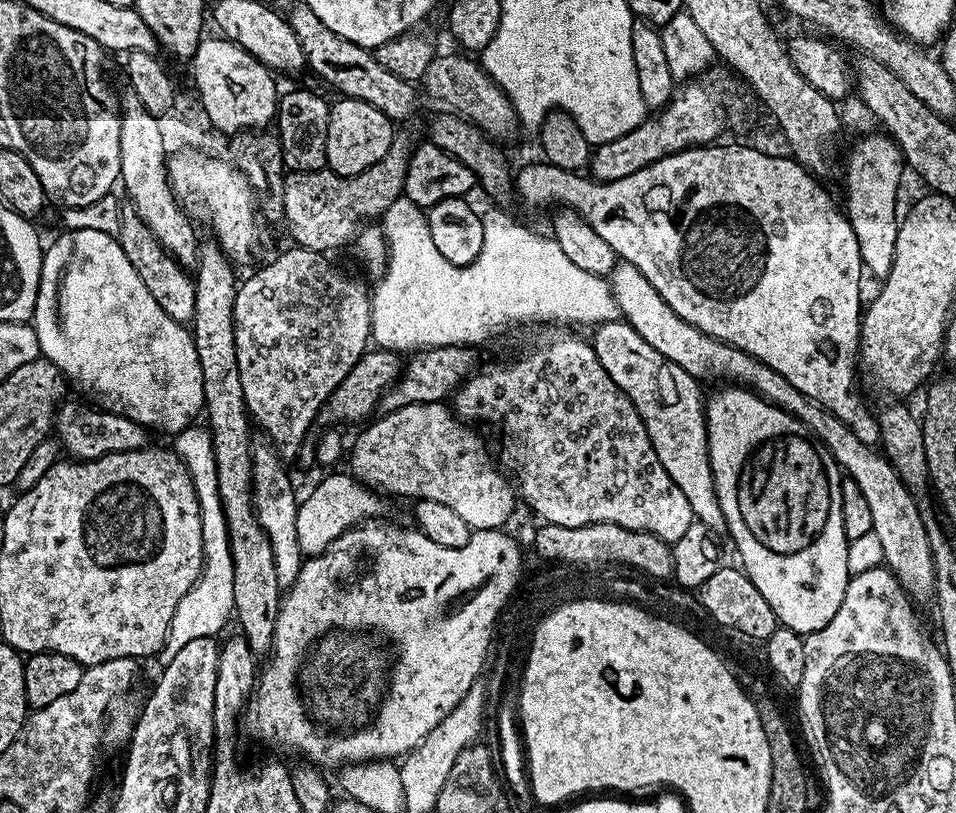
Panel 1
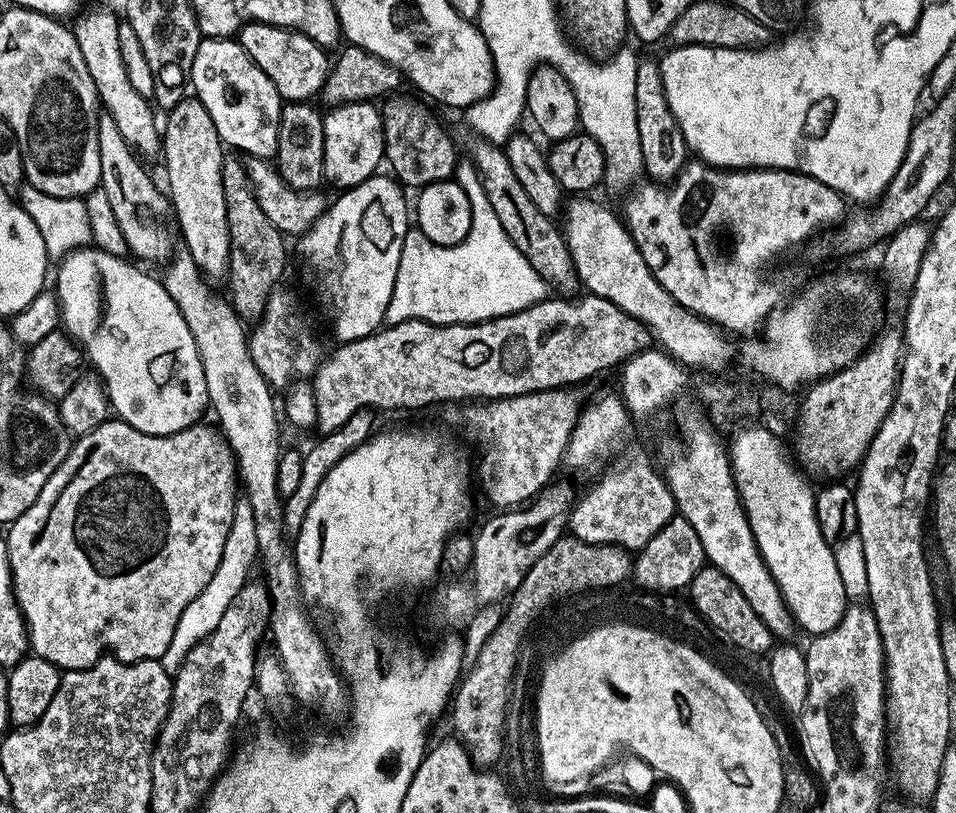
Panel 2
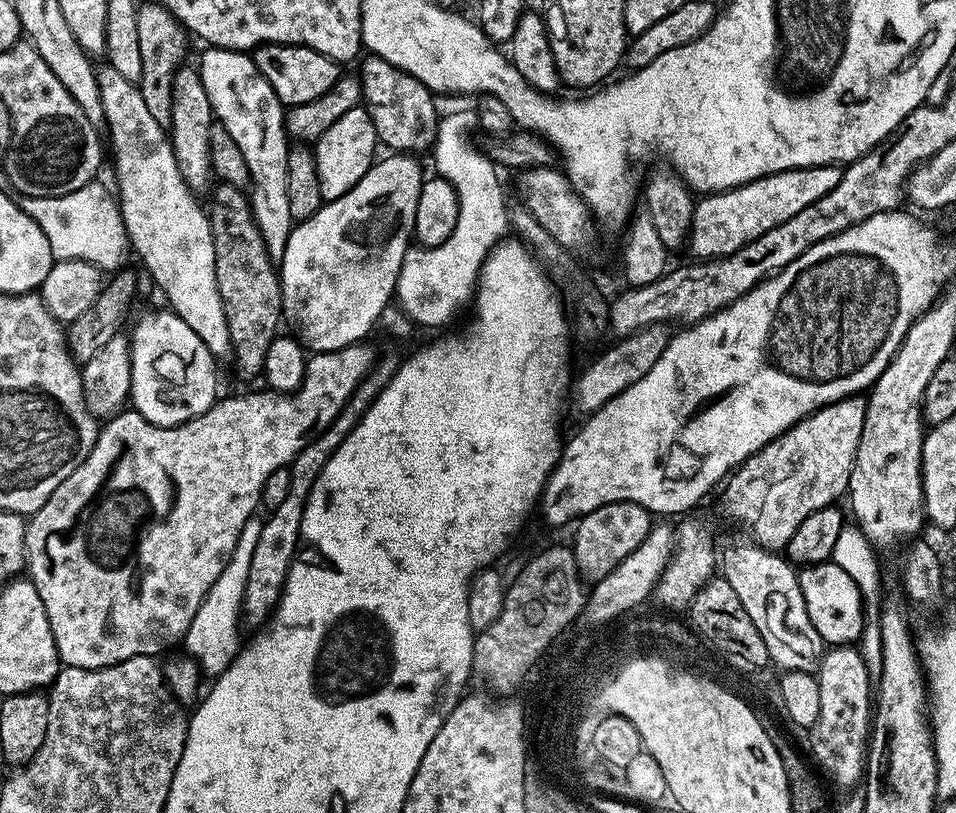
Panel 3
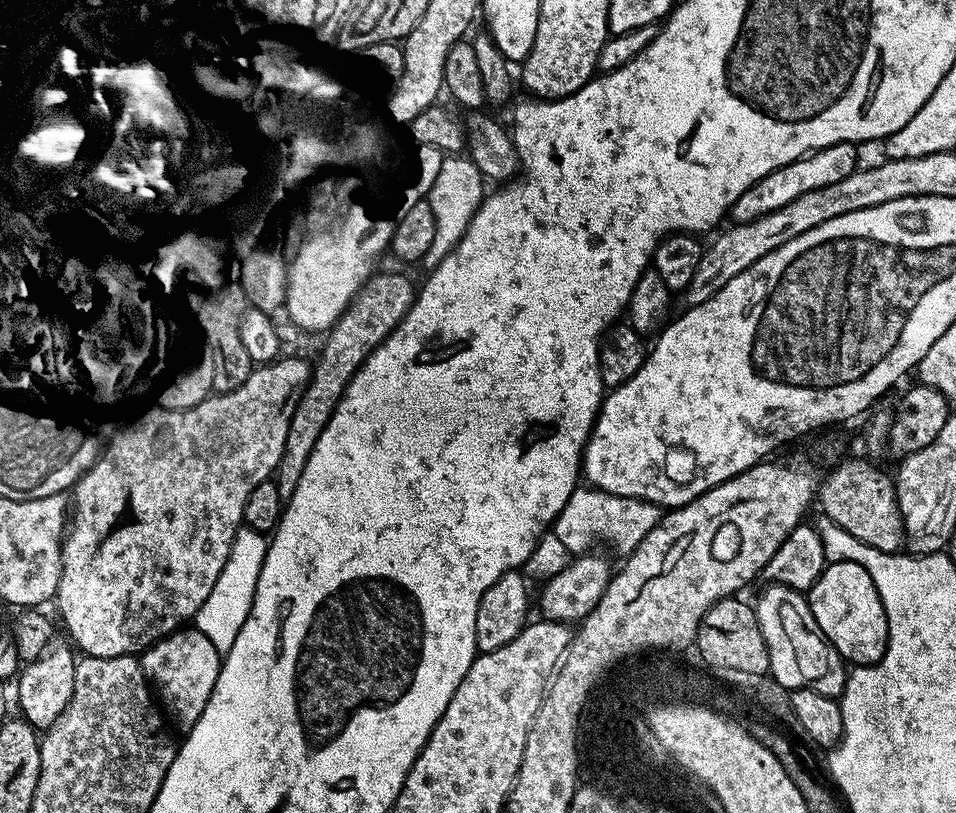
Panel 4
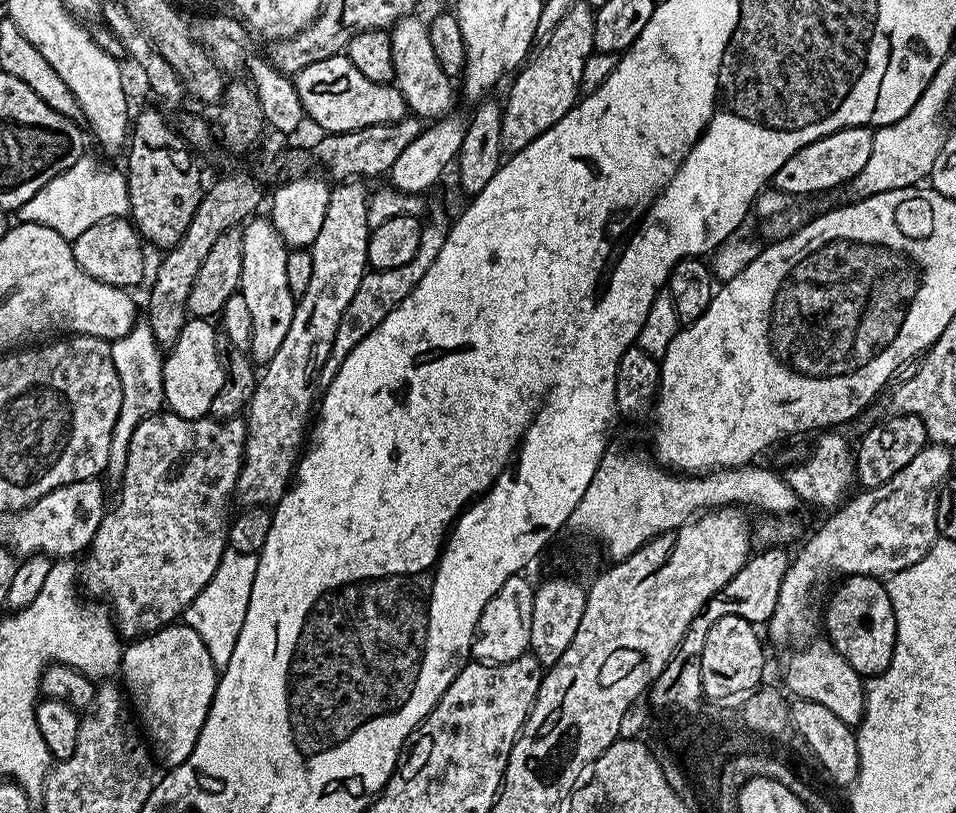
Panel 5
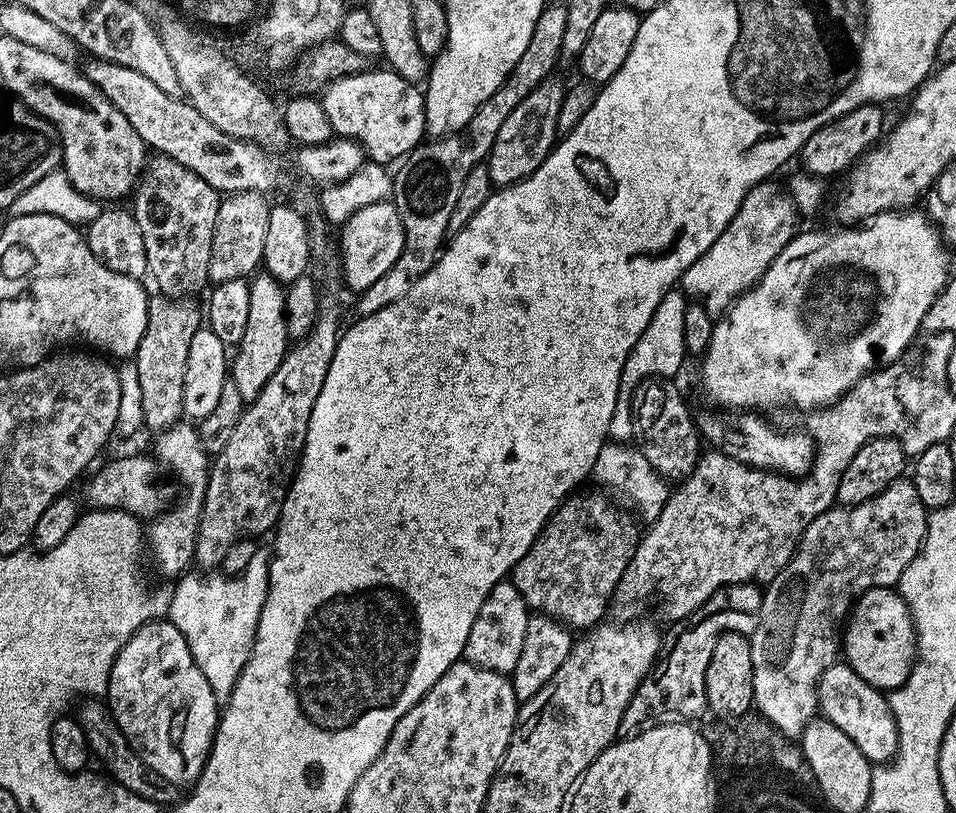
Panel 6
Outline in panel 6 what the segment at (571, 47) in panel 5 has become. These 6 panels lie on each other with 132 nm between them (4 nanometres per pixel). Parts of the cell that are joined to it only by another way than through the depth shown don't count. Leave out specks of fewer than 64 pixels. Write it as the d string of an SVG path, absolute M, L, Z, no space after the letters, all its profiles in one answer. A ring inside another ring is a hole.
M549 78L530 90L517 108L506 118L506 122L498 130L498 138L494 138L494 146L486 161L488 173L493 185L507 186L525 180L552 153L558 143L558 110L562 110L562 98L566 91L556 78Z

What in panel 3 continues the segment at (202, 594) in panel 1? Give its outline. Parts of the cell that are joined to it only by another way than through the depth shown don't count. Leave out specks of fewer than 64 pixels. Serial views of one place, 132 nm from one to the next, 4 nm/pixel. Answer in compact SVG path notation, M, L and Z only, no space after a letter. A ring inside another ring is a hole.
M259 515L252 516L242 526L242 534L234 546L234 554L230 562L226 562L226 570L218 574L218 582L210 586L204 596L202 606L198 606L198 614L194 614L194 622L186 630L182 641L182 648L200 665L203 673L210 676L220 675L232 664L237 652L242 647L240 632L236 627L242 624L242 609L244 606L244 591L246 577L250 575L250 558L254 554L254 546L258 543L258 534L262 523Z

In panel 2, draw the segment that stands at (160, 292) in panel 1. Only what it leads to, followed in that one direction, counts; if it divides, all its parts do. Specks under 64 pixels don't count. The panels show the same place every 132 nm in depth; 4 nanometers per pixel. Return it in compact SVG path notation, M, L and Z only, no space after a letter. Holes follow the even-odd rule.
M106 114L101 115L96 121L96 129L98 130L98 166L100 167L98 187L106 190L107 199L110 201L111 209L114 210L115 221L118 222L118 227L128 243L128 251L132 256L137 256L135 257L137 261L145 260L145 262L140 261L145 265L160 263L163 265L173 251L171 250L172 236L174 240L173 229L171 227L168 229L164 225L164 215L169 215L170 212L169 201L161 185L159 188L152 181L151 174L140 165L142 162L136 150L128 145L126 138L122 138L118 126L114 126L114 118Z

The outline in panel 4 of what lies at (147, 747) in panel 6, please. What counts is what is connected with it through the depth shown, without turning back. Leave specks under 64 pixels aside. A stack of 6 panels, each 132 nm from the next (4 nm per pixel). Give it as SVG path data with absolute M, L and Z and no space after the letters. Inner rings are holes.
M188 626L144 649L139 661L163 711L183 726L196 724L202 710L206 710L206 702L210 702L222 663L222 654L214 650L210 638L206 638L206 634L199 632L196 627Z

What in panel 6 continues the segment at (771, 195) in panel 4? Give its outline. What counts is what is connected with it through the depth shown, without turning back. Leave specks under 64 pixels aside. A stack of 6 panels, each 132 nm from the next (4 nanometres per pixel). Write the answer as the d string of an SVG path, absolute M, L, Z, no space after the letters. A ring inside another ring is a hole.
M863 104L846 114L842 118L834 118L826 126L814 130L810 138L799 150L799 166L805 173L819 178L826 176L836 176L847 173L855 165L861 156L865 156L871 148L876 147L881 138L885 135L886 124L884 128L884 111L879 104Z

